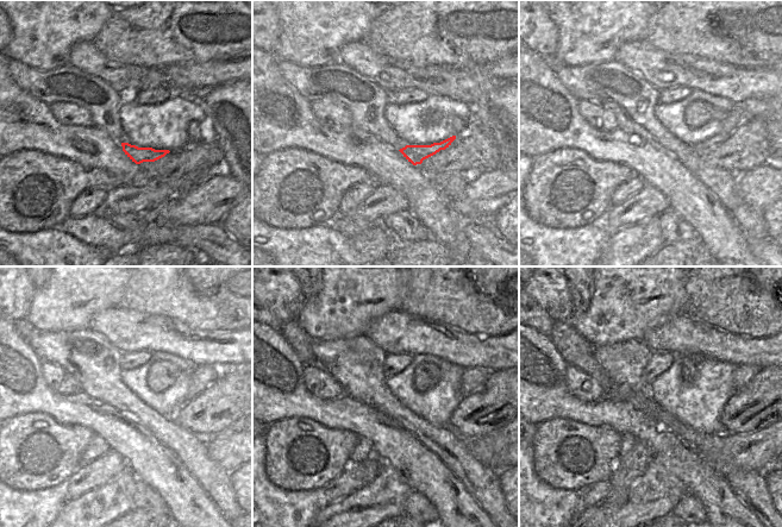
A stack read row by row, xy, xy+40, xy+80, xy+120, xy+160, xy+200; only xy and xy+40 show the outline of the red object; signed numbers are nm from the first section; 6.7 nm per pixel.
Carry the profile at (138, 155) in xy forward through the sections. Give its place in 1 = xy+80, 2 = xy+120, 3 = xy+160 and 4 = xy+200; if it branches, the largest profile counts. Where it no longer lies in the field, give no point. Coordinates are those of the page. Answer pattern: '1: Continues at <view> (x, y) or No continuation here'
1: Continues at xy+80 (737, 114)
2: Continues at xy+120 (202, 377)
3: Continues at xy+160 (473, 378)
4: Continues at xy+200 (742, 375).

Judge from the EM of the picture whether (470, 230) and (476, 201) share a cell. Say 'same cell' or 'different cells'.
different cells

